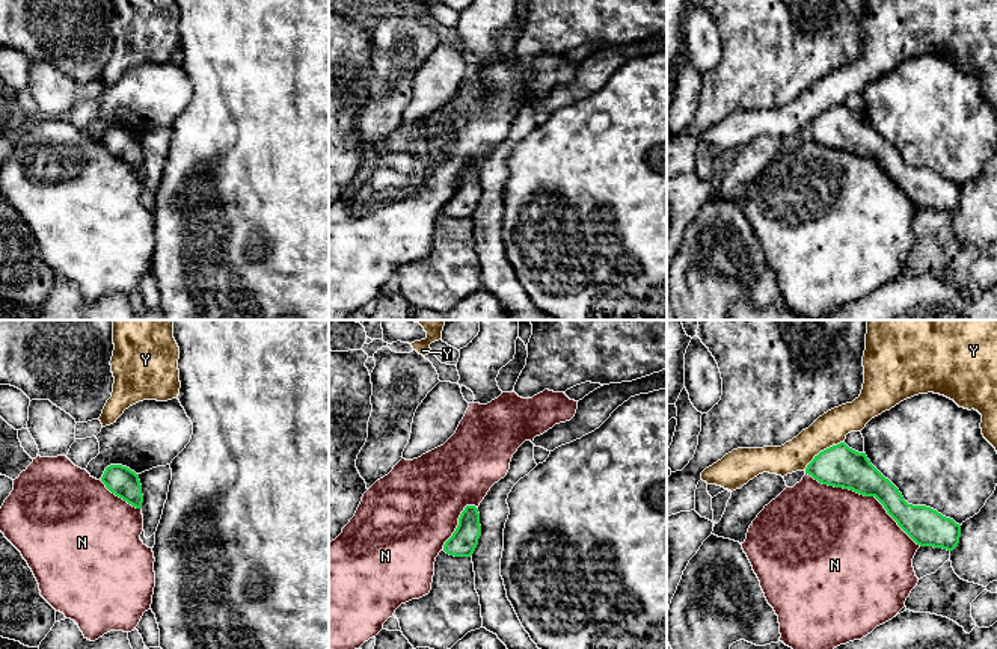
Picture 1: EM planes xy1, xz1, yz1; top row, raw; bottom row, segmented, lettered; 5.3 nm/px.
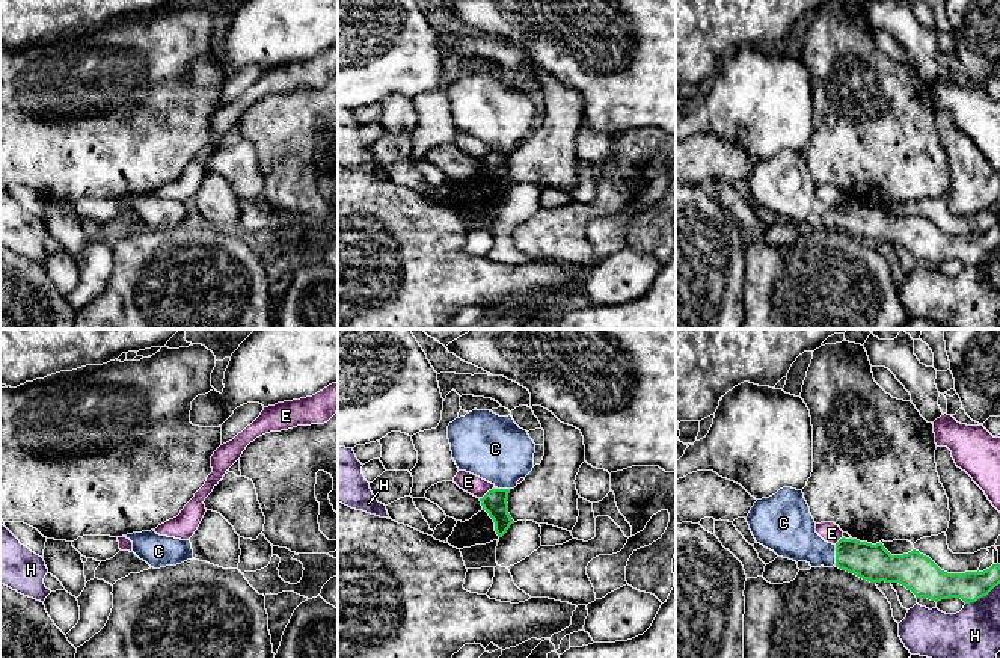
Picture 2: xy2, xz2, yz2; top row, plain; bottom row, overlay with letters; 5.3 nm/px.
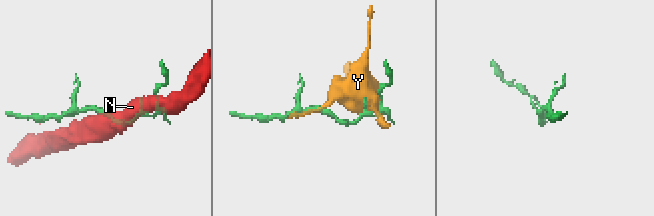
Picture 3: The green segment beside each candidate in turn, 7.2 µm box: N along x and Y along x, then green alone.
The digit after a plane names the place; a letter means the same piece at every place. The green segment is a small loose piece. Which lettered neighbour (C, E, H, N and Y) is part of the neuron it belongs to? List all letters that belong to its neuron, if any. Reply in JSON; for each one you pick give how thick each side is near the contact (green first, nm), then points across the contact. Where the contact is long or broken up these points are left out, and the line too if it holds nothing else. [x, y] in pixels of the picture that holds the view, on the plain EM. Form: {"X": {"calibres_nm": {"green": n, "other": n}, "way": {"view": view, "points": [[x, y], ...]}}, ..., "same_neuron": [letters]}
{"C": {"calibres_nm": {"green": 190, "other": 240}, "way": {"view": "yz2", "points": [[869, 224], [852, 218], [836, 218], [818, 215], [794, 198]]}}, "same_neuron": ["C"]}

